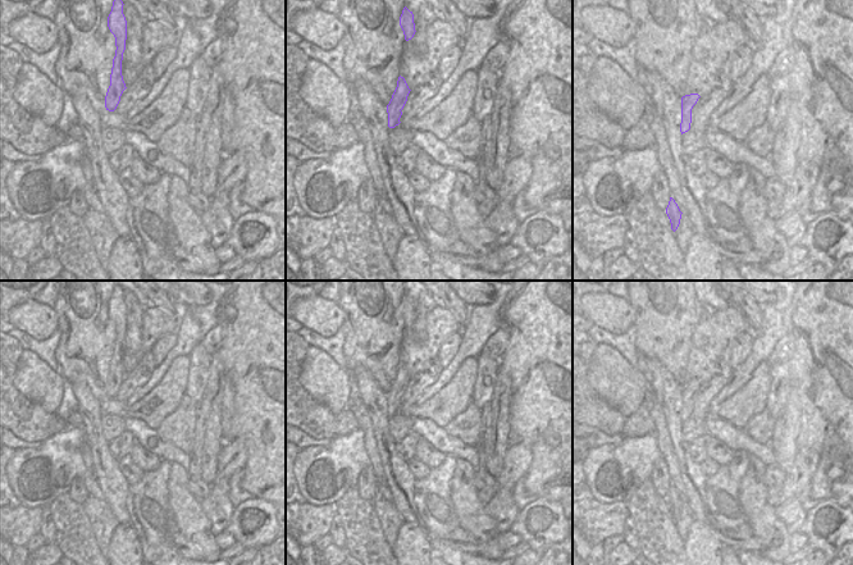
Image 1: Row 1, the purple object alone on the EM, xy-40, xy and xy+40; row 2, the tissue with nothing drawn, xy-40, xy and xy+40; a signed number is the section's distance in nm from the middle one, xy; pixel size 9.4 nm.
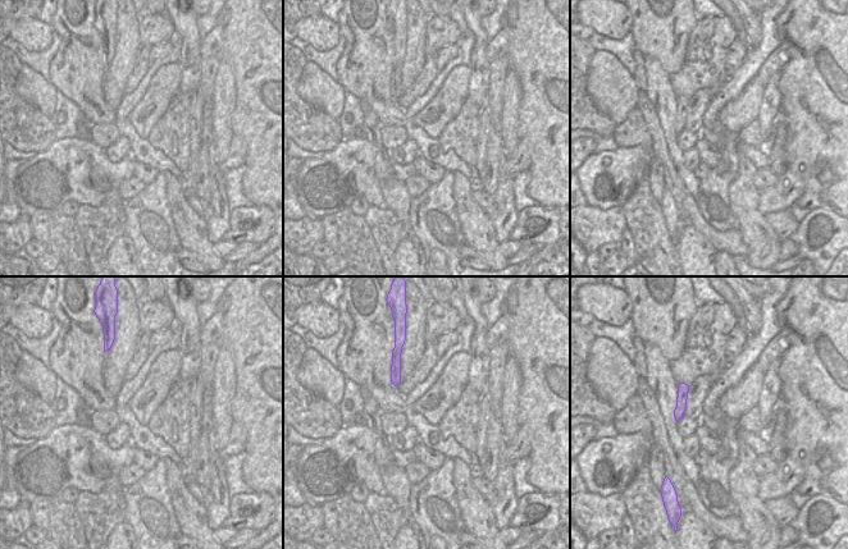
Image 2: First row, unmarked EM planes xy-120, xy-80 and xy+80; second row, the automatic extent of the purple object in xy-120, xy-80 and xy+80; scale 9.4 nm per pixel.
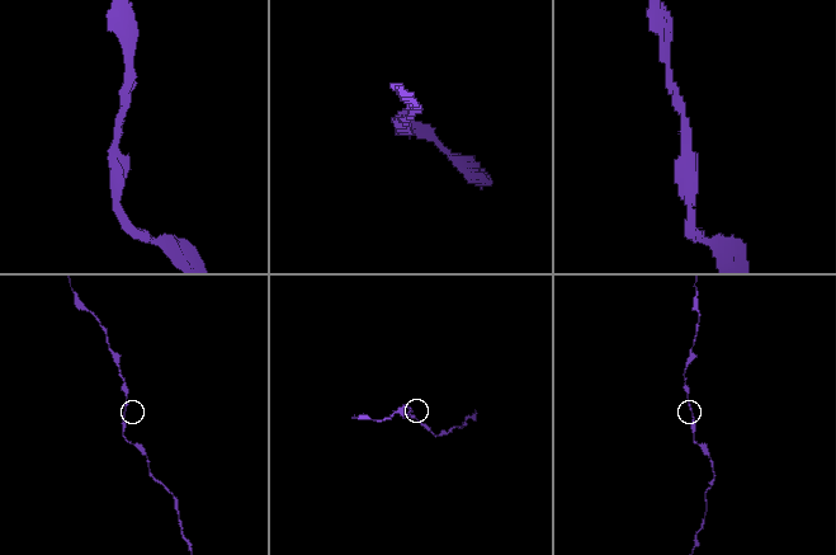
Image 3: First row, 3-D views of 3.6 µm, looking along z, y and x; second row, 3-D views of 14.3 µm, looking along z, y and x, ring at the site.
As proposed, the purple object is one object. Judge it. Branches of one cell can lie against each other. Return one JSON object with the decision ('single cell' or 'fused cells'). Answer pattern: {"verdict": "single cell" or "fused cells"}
{"verdict": "single cell"}

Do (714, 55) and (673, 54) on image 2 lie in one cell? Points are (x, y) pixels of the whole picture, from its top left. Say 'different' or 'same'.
different

